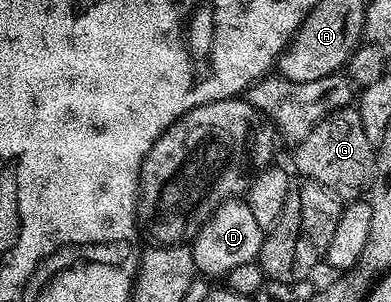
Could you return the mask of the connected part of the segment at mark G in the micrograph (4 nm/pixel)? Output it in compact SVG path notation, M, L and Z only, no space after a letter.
M356 107L340 108L324 116L311 130L311 134L307 134L307 138L303 138L303 142L296 145L295 152L300 175L306 180L319 182L342 201L352 202L358 199L364 193L361 191L364 188L366 191L372 185L375 175L375 146L367 142L367 133L363 130L363 118L359 118Z

